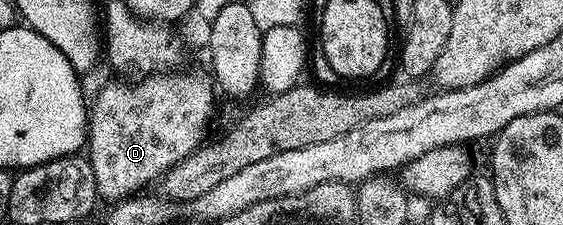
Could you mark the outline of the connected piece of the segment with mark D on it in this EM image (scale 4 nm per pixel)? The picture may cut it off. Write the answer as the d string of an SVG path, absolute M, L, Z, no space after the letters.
M196 70L193 74L184 72L164 72L159 76L144 76L137 86L127 86L124 82L113 80L102 88L102 92L90 102L88 115L88 136L86 157L92 165L96 193L108 204L115 204L125 198L141 193L143 186L159 183L164 173L173 170L182 160L205 145L208 125L216 114L217 87L207 73Z

